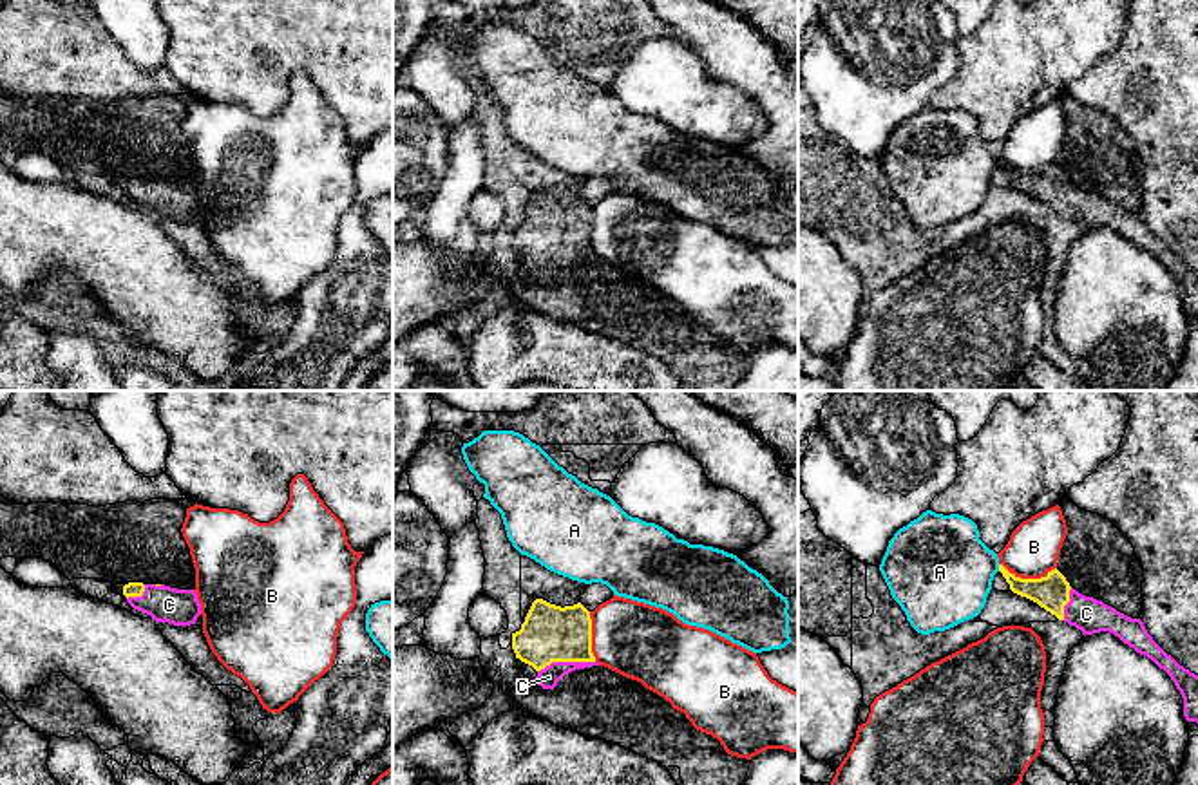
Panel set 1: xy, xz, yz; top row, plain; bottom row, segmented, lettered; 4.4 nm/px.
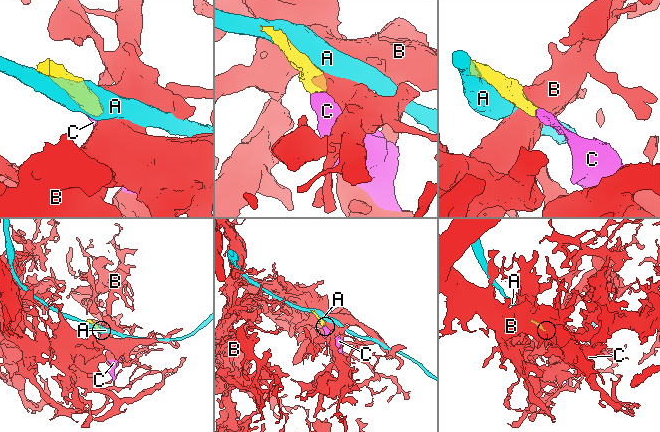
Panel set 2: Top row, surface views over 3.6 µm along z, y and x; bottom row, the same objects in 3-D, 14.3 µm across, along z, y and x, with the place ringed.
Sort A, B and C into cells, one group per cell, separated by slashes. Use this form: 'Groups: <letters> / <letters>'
Groups: A / B / C

